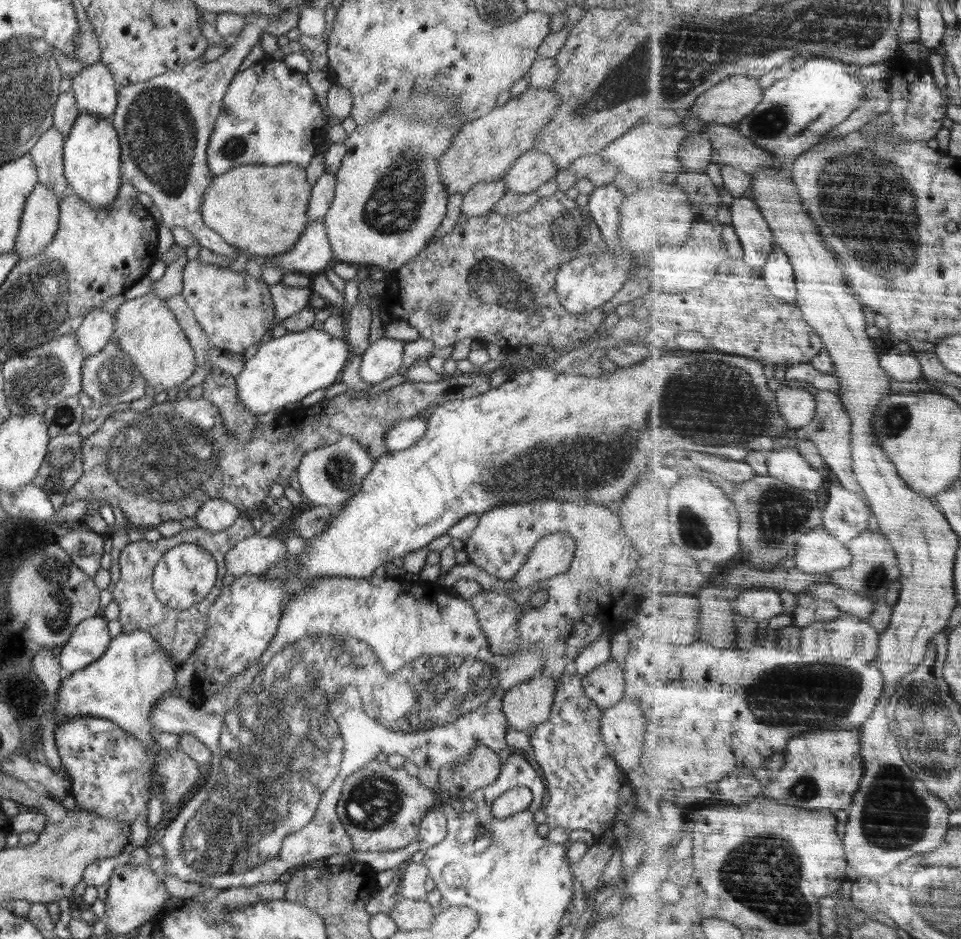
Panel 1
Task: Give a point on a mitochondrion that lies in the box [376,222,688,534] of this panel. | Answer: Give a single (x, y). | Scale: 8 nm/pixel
(490, 282)

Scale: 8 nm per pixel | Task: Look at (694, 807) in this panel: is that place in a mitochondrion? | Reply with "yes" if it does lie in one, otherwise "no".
no

